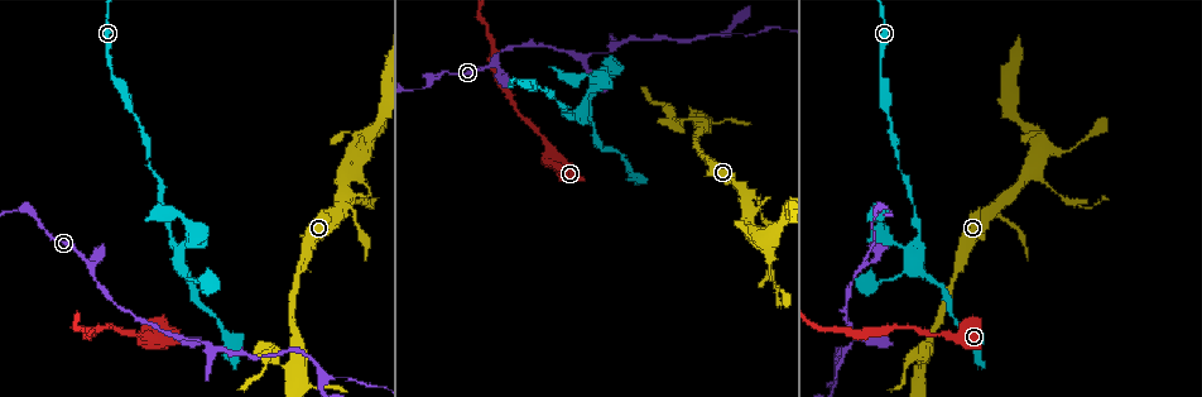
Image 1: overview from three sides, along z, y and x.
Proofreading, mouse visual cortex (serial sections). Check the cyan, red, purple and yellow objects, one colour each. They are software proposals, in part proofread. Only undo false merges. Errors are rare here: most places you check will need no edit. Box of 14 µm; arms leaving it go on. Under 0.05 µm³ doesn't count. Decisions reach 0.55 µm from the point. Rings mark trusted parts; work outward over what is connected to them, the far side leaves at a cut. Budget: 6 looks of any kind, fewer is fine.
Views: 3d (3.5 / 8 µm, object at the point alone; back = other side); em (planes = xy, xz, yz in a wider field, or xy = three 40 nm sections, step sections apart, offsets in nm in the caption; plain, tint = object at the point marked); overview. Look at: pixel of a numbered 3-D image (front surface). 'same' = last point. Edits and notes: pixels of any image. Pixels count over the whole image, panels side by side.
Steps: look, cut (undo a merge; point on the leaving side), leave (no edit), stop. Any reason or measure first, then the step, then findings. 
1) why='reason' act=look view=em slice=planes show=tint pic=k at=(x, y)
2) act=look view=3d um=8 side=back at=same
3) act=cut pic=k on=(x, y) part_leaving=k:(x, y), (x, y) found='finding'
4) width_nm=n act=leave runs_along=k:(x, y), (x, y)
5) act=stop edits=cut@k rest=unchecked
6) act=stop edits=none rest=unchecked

why='abrupt turn' act=look view=3d um=3.5 pic=1 at=(1028, 170)

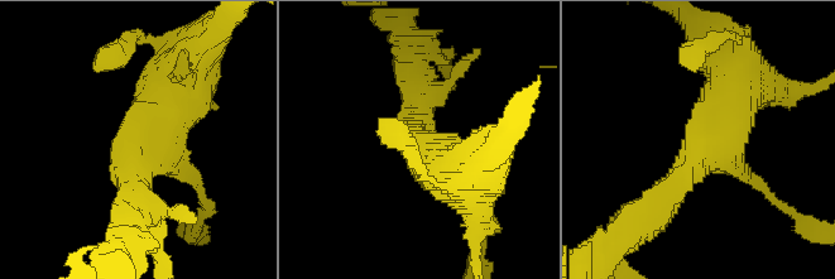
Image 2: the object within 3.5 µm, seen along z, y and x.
act=leave runs_along=2:(647, 215), (709, 149), (750, 91) found='all the same cell'

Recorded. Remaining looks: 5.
why='branch point' act=look view=3d um=8 pic=1 at=(863, 263)

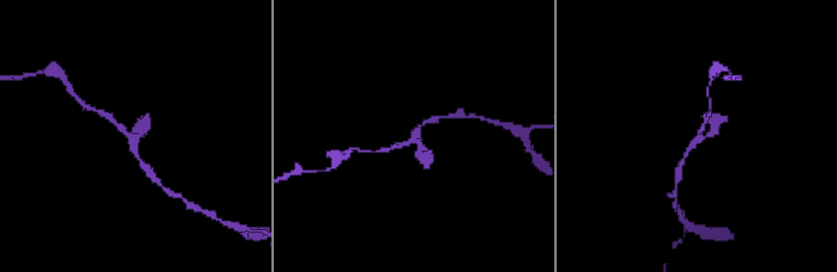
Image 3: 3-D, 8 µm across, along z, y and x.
act=look view=3d um=3.5 pic=3 at=(415, 138)

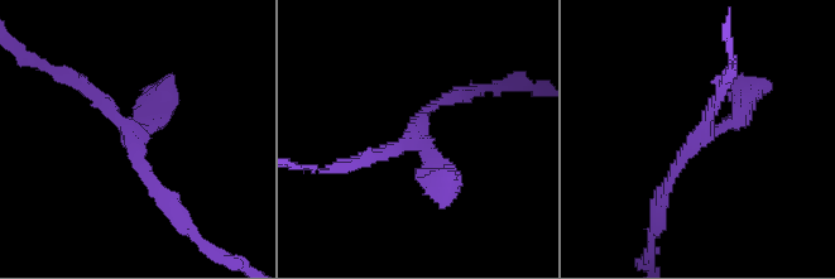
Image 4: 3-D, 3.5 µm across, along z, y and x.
arms=3 arm_widths_nm=150,150,300 why='need the tissue' act=look view=em slice=planes show=tint pic=4 at=(130, 134)

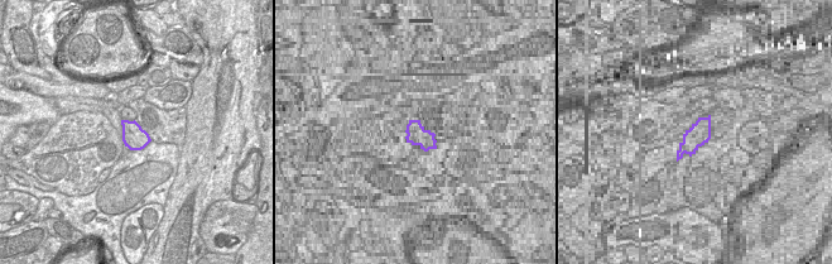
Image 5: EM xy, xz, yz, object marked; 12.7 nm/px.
act=leave runs_along=4:(70, 78), (132, 133), (139, 168), (167, 198) found='continuous, no second cell'

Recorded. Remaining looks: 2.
why='three arms meet' act=look view=3d um=3.5 pic=1 at=(726, 33)

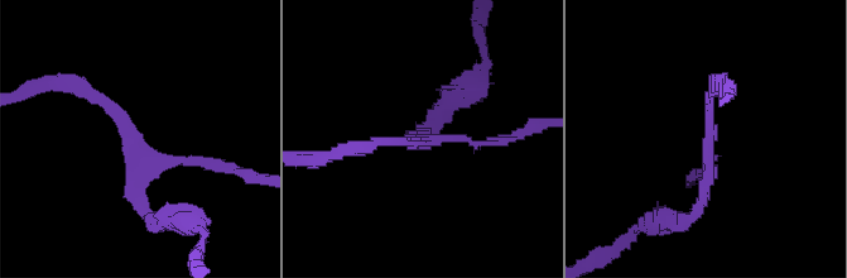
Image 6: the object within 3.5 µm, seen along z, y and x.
why='now the EM' act=look view=em slice=planes show=tint pic=6 at=(417, 140)

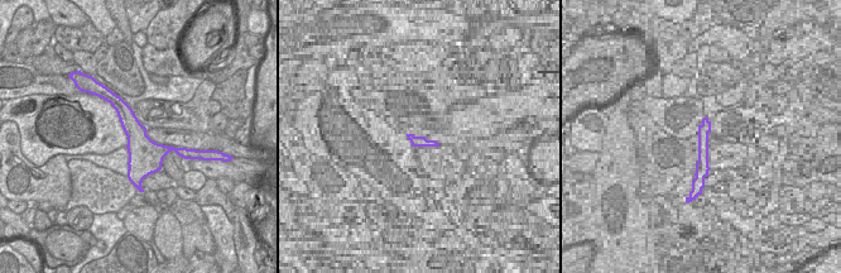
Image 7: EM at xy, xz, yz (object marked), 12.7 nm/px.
width_nm=440 act=leave runs_along=6:(82, 87), (121, 118), (152, 219) found='one cell here'

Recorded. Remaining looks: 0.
act=stop edits=none rest=unchecked

